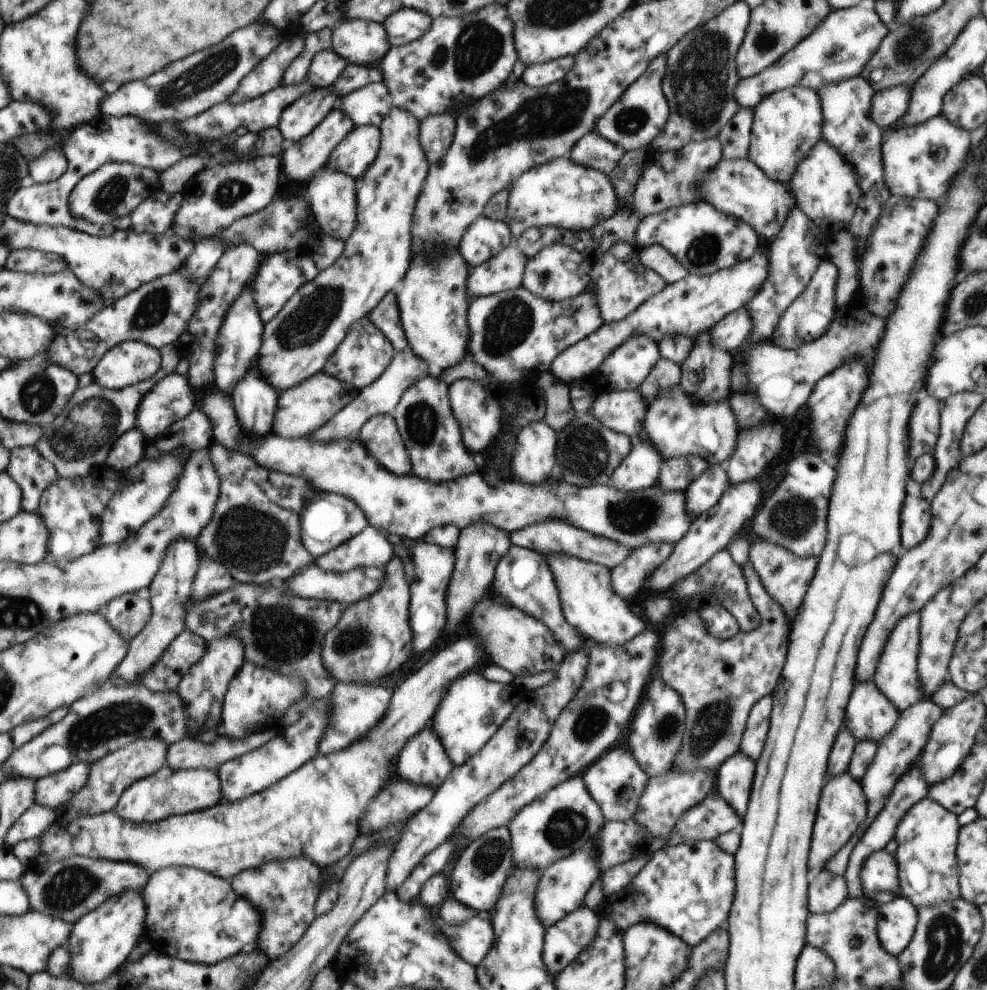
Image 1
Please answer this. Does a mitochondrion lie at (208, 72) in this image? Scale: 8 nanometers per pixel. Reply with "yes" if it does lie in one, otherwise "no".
yes

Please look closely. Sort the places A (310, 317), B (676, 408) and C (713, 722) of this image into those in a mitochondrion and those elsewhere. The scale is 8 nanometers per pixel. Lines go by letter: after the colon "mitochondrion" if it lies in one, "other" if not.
A: mitochondrion
B: mitochondrion
C: mitochondrion

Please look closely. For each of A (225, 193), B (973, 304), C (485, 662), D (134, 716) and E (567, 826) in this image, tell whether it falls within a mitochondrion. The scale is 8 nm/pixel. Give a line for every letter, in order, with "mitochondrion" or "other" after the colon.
A: mitochondrion
B: mitochondrion
C: other
D: mitochondrion
E: mitochondrion

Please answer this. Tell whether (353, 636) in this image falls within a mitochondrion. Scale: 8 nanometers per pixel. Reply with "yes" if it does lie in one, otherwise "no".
yes

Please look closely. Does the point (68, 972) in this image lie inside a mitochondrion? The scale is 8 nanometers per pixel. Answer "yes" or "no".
no

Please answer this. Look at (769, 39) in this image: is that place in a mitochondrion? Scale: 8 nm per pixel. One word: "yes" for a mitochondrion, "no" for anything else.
yes

